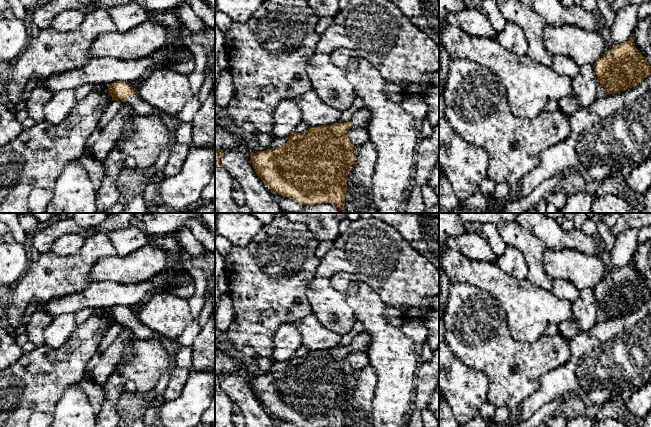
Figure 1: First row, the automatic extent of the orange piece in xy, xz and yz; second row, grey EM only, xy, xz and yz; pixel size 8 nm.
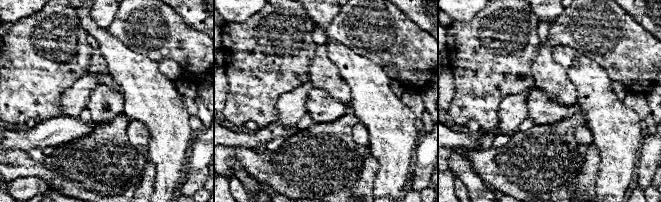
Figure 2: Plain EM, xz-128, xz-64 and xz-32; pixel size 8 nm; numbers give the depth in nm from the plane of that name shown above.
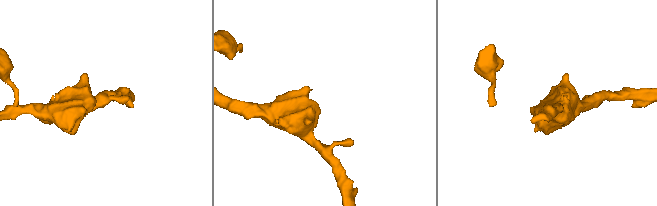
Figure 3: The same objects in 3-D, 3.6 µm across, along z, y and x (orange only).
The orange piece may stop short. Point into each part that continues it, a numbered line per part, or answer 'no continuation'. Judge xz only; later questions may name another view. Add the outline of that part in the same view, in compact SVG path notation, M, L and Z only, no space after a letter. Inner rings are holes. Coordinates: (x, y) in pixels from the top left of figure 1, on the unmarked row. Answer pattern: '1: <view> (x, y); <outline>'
1: xz (359, 342); M359 333L353 337L350 346L354 351L366 351L370 338L366 333Z

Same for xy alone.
1: xy (140, 331); M138 318L129 320L126 327L133 332L134 337L136 338L144 340L158 339L165 347L165 350L169 356L176 355L180 349L177 339L168 339L162 337L161 335L150 330Z

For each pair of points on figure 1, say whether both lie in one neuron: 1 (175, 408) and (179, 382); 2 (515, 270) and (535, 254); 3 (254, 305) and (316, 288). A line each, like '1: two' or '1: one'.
1: two
2: two
3: two

